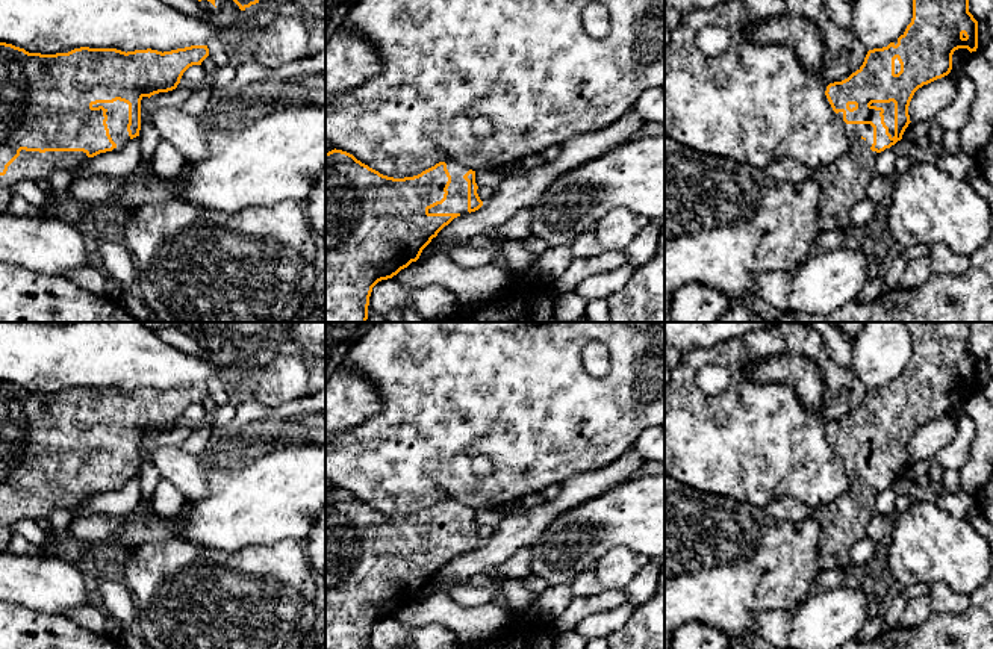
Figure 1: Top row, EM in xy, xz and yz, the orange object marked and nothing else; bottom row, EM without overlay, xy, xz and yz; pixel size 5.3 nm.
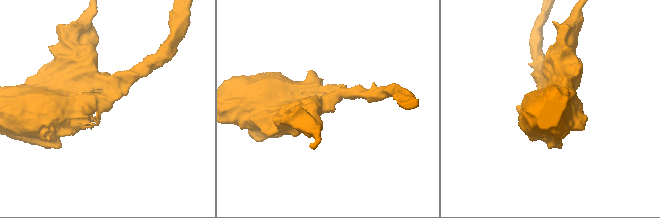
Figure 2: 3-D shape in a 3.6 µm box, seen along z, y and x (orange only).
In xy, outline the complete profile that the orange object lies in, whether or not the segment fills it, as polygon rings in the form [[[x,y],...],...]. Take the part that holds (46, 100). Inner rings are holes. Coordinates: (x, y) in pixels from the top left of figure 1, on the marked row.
[[[0,42],[0,188],[6,189],[9,195],[14,186],[23,180],[48,180],[54,171],[65,171],[71,179],[80,177],[80,168],[88,162],[89,157],[97,154],[114,151],[121,151],[133,138],[139,136],[141,130],[141,100],[144,97],[151,97],[159,92],[168,92],[177,88],[183,73],[192,65],[201,65],[201,62],[209,56],[207,45],[191,45],[185,48],[177,48],[171,51],[157,50],[135,50],[121,51],[117,48],[89,48],[80,47],[68,53],[56,54],[41,54],[29,53],[24,48],[15,47],[12,44]]]

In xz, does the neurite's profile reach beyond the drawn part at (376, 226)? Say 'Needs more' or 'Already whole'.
Needs more

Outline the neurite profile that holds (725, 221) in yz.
[[[665,136],[665,316],[671,312],[675,290],[687,283],[699,283],[718,289],[731,301],[749,301],[760,309],[760,287],[755,283],[754,275],[767,271],[793,271],[817,251],[817,238],[822,233],[817,221],[819,201],[820,188],[813,179],[799,183],[778,182],[770,177],[764,168],[755,168],[728,157],[699,153]]]

